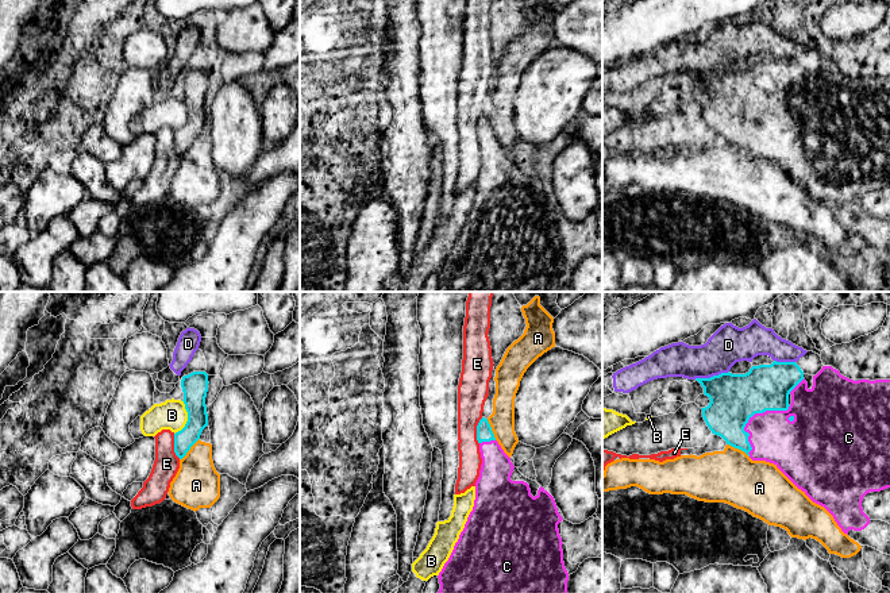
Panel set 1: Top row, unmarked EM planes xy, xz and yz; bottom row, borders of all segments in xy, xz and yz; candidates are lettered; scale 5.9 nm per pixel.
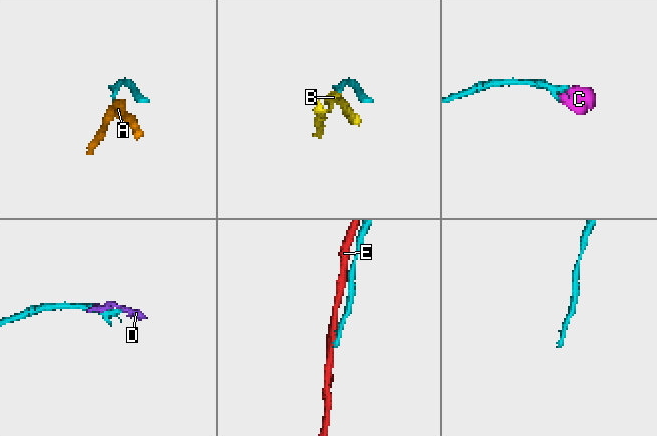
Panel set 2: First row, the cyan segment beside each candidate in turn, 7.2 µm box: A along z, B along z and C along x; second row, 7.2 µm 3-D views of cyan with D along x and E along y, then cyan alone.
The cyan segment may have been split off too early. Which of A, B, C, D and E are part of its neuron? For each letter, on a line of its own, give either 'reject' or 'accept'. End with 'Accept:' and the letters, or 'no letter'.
A: reject
B: reject
C: accept
D: reject
E: reject
Accept: C

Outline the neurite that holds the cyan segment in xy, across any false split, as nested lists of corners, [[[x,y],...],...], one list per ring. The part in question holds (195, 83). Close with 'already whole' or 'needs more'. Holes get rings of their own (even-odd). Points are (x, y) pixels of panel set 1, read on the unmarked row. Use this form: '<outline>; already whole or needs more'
[[[193,69],[181,77],[182,99],[188,109],[188,119],[181,128],[174,131],[174,150],[180,157],[186,153],[208,123],[205,103],[208,81],[208,72],[205,69]]]; already whole

